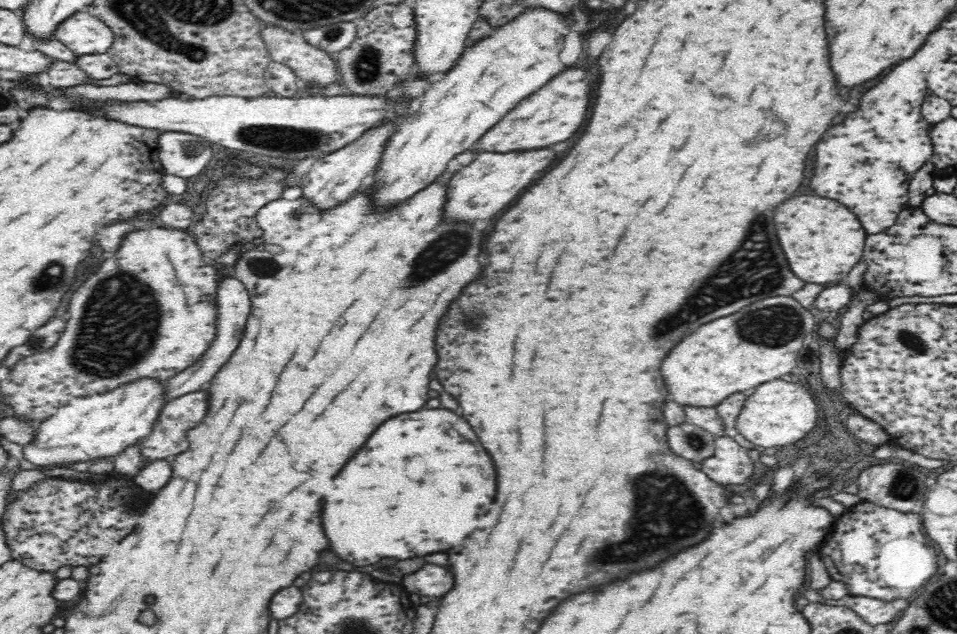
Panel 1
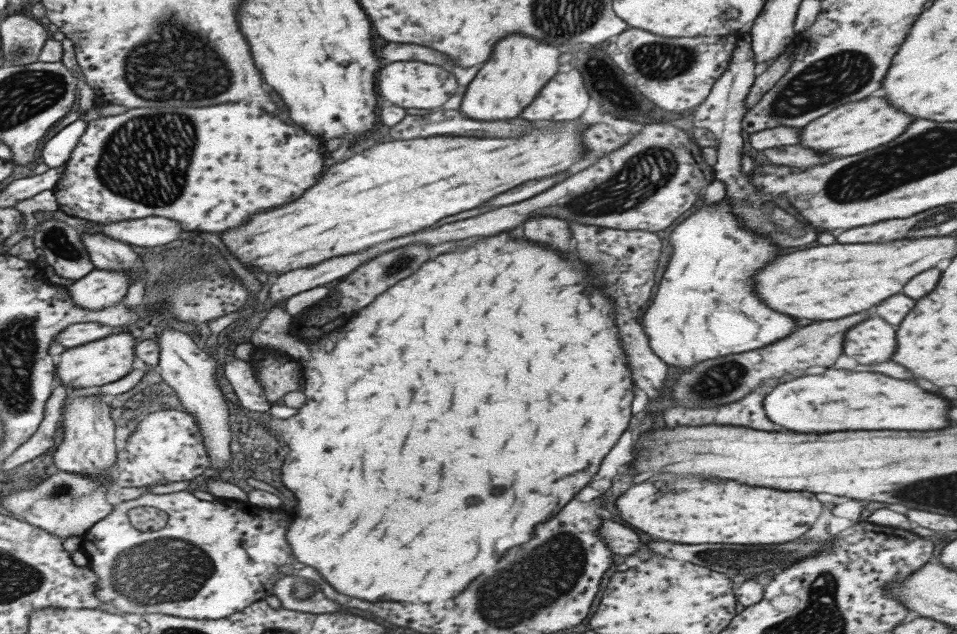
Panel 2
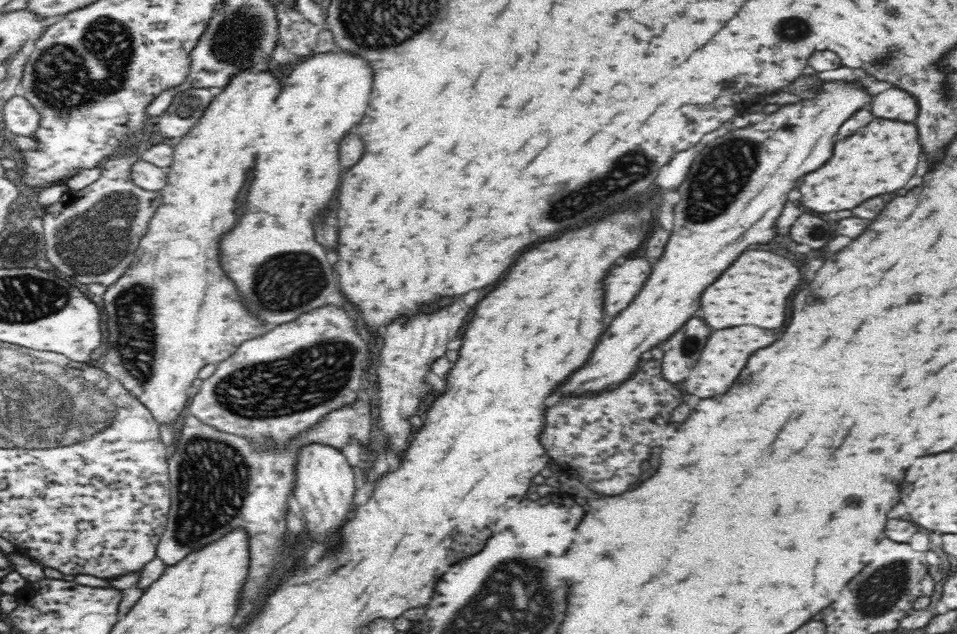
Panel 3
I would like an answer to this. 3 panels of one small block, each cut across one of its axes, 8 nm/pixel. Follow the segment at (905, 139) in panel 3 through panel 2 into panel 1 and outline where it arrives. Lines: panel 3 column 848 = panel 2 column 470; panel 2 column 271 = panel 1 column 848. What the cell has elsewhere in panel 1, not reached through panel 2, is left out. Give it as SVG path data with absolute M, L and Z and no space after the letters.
M816 194L796 196L778 206L774 222L788 264L792 272L802 280L814 282L842 280L856 264L862 262L866 230L862 222L840 202L820 198Z

